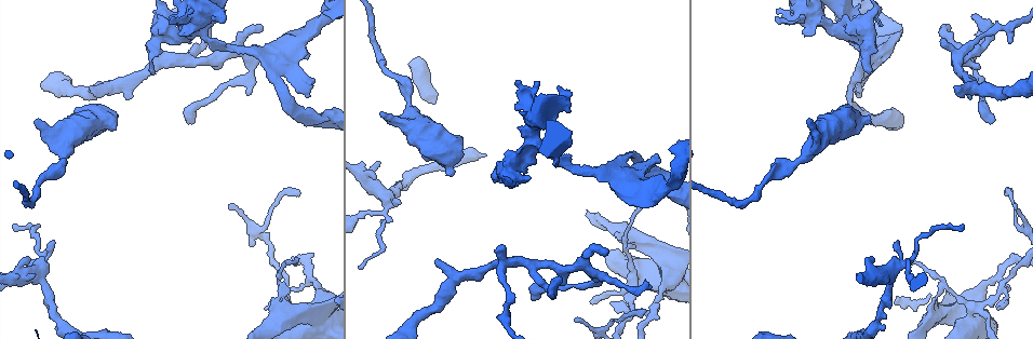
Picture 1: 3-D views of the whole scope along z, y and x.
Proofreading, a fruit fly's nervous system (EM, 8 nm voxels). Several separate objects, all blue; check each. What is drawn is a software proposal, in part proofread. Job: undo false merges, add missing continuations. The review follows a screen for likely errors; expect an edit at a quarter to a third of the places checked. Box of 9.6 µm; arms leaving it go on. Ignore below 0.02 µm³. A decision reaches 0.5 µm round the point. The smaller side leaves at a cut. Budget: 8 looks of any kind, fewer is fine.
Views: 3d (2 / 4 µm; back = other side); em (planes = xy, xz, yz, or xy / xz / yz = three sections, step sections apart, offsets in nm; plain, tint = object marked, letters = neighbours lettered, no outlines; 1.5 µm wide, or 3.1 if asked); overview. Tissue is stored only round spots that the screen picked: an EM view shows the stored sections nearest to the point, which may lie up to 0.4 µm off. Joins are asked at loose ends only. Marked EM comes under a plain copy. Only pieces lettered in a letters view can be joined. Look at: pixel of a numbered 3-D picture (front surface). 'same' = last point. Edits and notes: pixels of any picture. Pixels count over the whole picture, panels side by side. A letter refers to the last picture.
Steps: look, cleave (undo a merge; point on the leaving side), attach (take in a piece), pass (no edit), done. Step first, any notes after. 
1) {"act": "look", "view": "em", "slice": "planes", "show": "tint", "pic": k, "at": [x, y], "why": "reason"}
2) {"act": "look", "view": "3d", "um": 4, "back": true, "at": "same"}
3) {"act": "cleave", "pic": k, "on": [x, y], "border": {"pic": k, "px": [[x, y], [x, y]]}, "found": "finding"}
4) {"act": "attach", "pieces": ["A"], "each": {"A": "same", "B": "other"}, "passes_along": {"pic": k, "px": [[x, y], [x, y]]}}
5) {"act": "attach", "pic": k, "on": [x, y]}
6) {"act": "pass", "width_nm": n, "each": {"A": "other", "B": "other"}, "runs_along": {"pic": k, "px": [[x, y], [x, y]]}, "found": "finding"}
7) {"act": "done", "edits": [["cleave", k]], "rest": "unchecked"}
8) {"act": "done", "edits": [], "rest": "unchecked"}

{"act": "look", "view": "em", "slice": "planes", "show": "letters", "pic": 1, "at": [186, 120], "why": "an open end"}

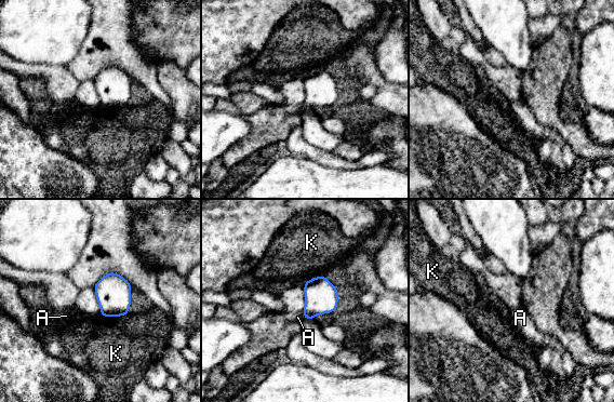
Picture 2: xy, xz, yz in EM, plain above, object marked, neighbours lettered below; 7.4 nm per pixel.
{"act": "pass", "each": {"A": "other", "K": "other"}, "border": {"pic": 2, "px": [[301, 312], [305, 319]]}, "found": "none of them fits"}

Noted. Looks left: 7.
{"act": "look", "view": "em", "um": 3.1, "slice": "yz", "step": 16, "show": "letters", "pic": 1, "at": [450, 176], "why": "thick end"}

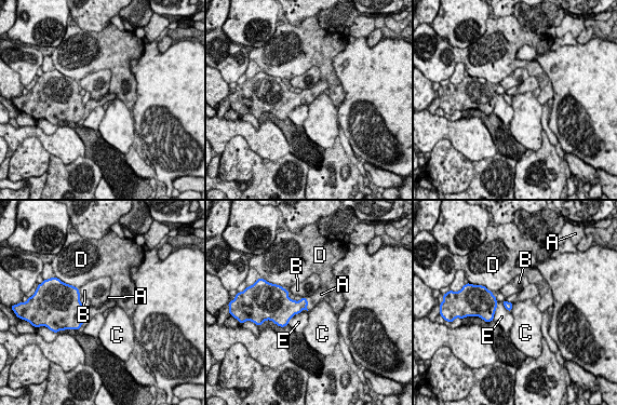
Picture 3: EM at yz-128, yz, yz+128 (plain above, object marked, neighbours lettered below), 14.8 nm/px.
{"act": "attach", "pieces": ["A"], "each": {"A": "same", "B": "other", "C": "other", "D": "other", "E": "other"}, "found": "it goes on there"}

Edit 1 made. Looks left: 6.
{"act": "look", "view": "3d", "um": 4, "back": true, "pic": 1, "at": [857, 96], "why": "branch stops here"}

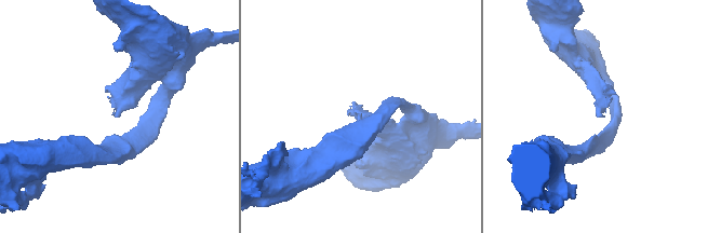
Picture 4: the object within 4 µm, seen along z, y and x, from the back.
{"act": "look", "view": "em", "slice": "xz", "step": 4, "show": "letters", "pic": 4, "at": [118, 117]}

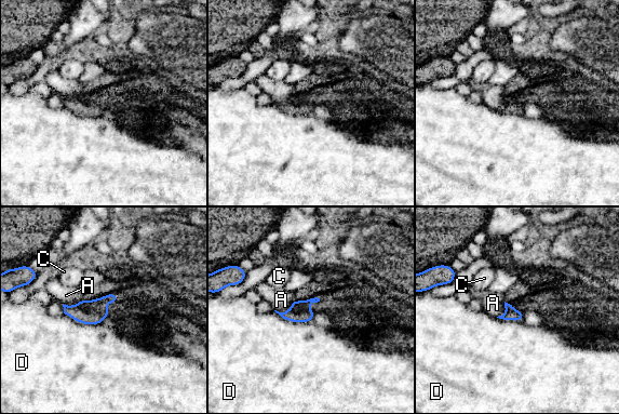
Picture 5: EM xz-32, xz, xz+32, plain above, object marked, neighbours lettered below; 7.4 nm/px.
{"act": "look", "view": "em", "slice": "planes", "show": "letters", "at": "same"}

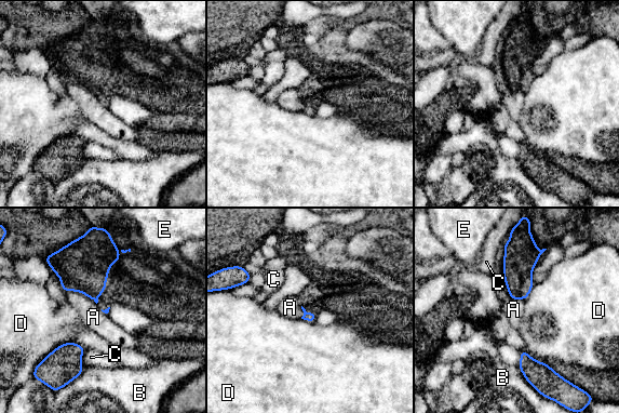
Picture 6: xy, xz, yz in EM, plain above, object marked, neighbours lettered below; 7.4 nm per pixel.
{"act": "pass", "each": {"A": "other", "B": "other", "C": "other", "D": "other", "E": "other"}, "border": {"pic": 6, "px": [[65, 291], [81, 292], [96, 304]]}, "found": "none of them fits"}

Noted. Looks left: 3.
{"act": "done", "edits": [["attach", 3]], "rest": "unchecked"}

